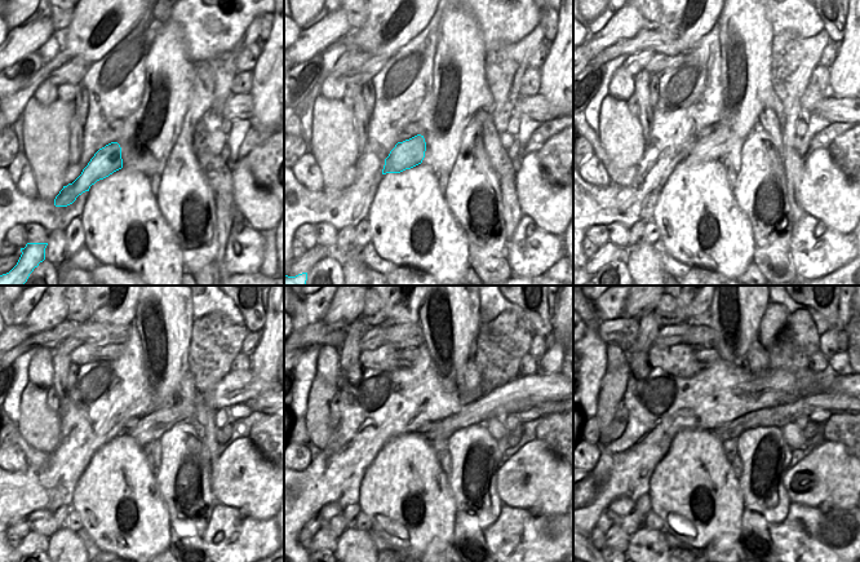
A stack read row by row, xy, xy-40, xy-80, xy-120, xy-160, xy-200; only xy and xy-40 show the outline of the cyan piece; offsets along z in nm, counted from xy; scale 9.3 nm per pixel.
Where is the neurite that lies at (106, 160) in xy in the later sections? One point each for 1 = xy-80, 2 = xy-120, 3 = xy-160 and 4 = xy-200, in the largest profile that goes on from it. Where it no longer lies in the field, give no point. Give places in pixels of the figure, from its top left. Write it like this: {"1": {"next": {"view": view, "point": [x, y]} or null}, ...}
{"1": {"next": {"view": "xy-80", "point": [713, 147]}}, "2": {"next": {"view": "xy-120", "point": [150, 428]}}, "3": {"next": {"view": "xy-160", "point": [479, 411]}}, "4": {"next": {"view": "xy-200", "point": [779, 416]}}}

